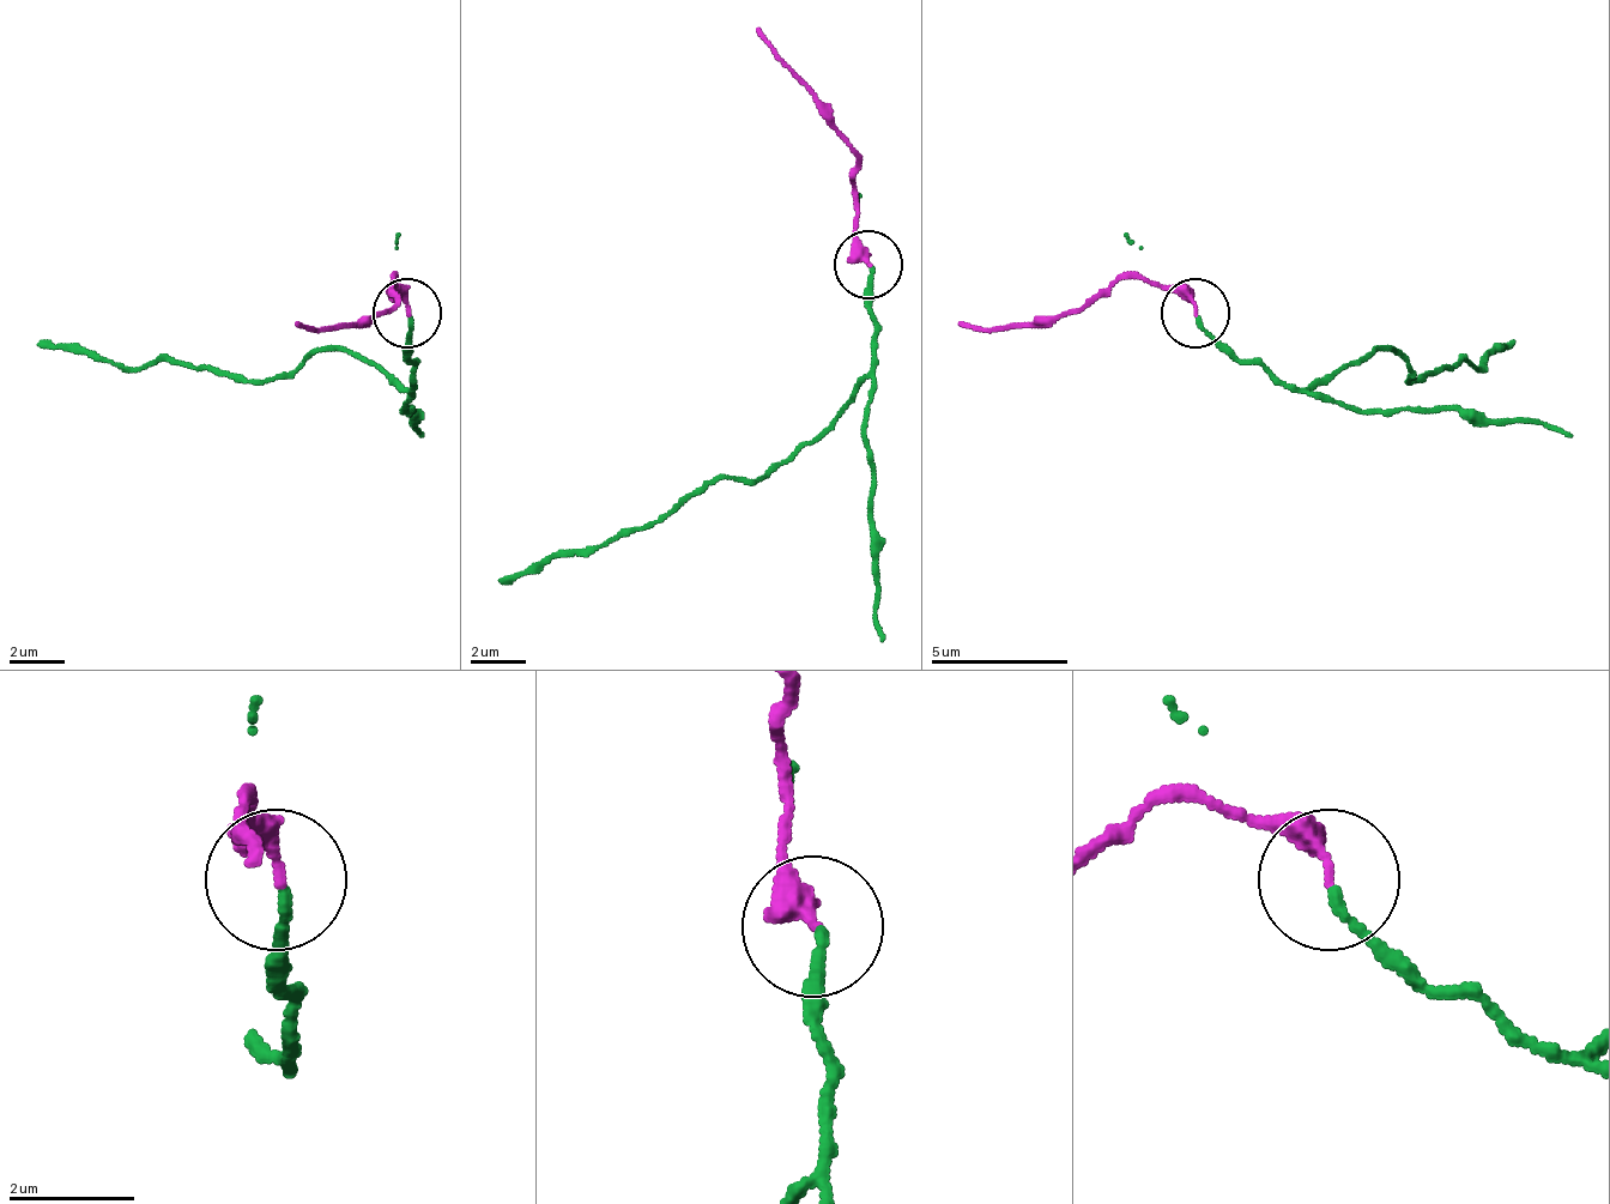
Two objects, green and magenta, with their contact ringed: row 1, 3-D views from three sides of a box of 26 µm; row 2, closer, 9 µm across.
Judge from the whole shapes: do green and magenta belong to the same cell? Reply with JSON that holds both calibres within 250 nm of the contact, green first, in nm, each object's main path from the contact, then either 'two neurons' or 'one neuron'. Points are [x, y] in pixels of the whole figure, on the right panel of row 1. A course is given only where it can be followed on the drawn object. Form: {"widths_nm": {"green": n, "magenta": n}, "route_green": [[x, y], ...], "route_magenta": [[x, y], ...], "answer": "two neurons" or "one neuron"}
{"widths_nm": {"green": 160, "magenta": 240}, "route_green": [[1197, 318], [1279, 380], [1327, 386], [1375, 352], [1410, 365], [1410, 380], [1458, 360], [1478, 365], [1512, 338]], "route_magenta": [[1197, 310], [1169, 290], [1115, 277], [1067, 310], [992, 332], [957, 325]], "answer": "two neurons"}

